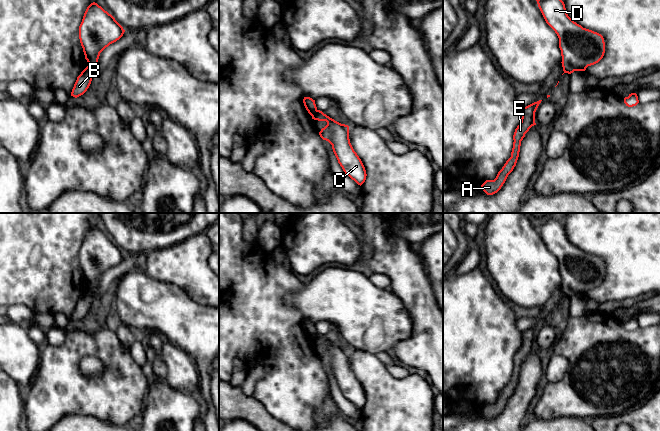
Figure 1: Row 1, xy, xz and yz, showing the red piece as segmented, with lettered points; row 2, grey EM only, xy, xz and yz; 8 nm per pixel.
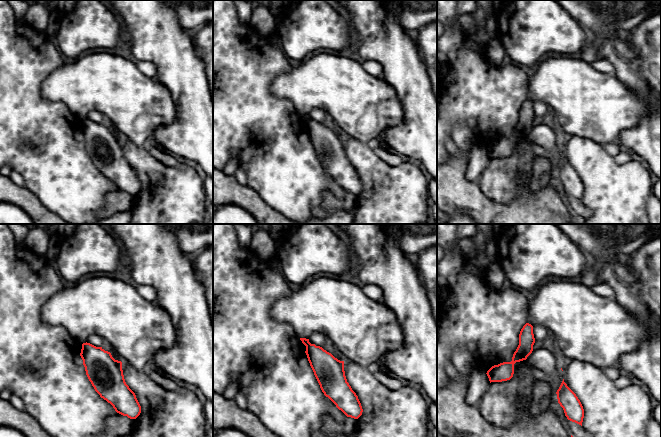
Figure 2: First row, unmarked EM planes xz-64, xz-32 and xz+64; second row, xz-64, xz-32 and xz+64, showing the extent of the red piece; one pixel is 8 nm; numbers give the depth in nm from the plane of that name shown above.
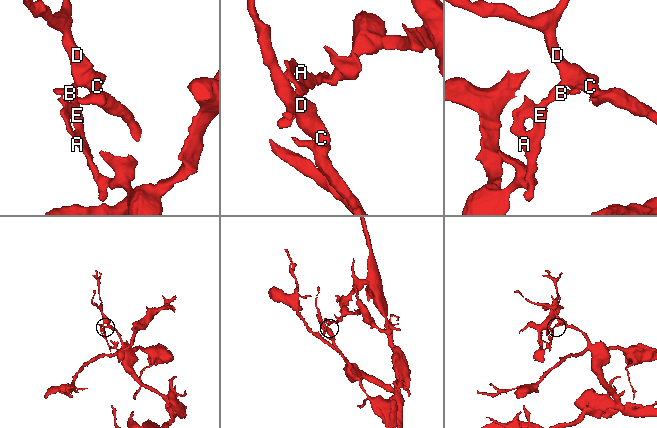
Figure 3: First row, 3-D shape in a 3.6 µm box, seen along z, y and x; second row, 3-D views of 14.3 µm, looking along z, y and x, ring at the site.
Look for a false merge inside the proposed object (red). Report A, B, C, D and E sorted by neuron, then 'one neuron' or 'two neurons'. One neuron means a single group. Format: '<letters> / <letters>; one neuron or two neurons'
A B E / C D; two neurons

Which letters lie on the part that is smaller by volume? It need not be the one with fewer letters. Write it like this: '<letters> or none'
A, B, E

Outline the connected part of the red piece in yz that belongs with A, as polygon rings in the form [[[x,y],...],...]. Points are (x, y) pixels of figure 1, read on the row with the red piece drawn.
[[[542,100],[534,102],[522,109],[522,118],[520,124],[515,129],[513,135],[513,148],[511,152],[511,157],[506,161],[502,169],[498,172],[496,178],[494,180],[486,180],[482,185],[482,190],[487,195],[493,195],[497,193],[503,184],[505,183],[508,175],[513,171],[514,167],[516,166],[521,141],[525,137],[525,134],[529,131],[529,129],[536,125],[535,123],[535,112],[541,103]]]

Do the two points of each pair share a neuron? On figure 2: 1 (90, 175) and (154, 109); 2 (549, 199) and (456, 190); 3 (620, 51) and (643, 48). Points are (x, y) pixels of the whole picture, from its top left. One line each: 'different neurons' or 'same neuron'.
1: different neurons
2: same neuron
3: different neurons

